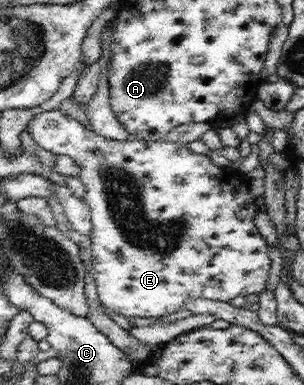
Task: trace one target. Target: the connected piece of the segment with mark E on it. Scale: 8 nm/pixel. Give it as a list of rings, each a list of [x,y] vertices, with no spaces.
[[[52,109],[36,116],[29,124],[28,131],[38,146],[42,146],[42,148],[56,154],[68,155],[78,165],[79,170],[76,176],[80,178],[85,186],[86,193],[83,199],[90,209],[93,226],[91,240],[92,277],[100,300],[99,303],[106,309],[130,320],[134,320],[136,317],[159,318],[184,308],[189,299],[196,300],[201,298],[202,300],[230,303],[238,296],[258,296],[267,286],[269,271],[271,270],[271,261],[266,252],[268,242],[261,235],[256,224],[256,217],[259,213],[259,208],[255,201],[256,196],[250,192],[246,176],[241,174],[236,167],[217,166],[208,155],[192,151],[188,143],[172,142],[167,138],[157,141],[145,141],[136,137],[126,139],[106,138],[96,134],[90,128],[86,128],[86,126],[73,119],[70,115],[62,114],[60,109]]]

